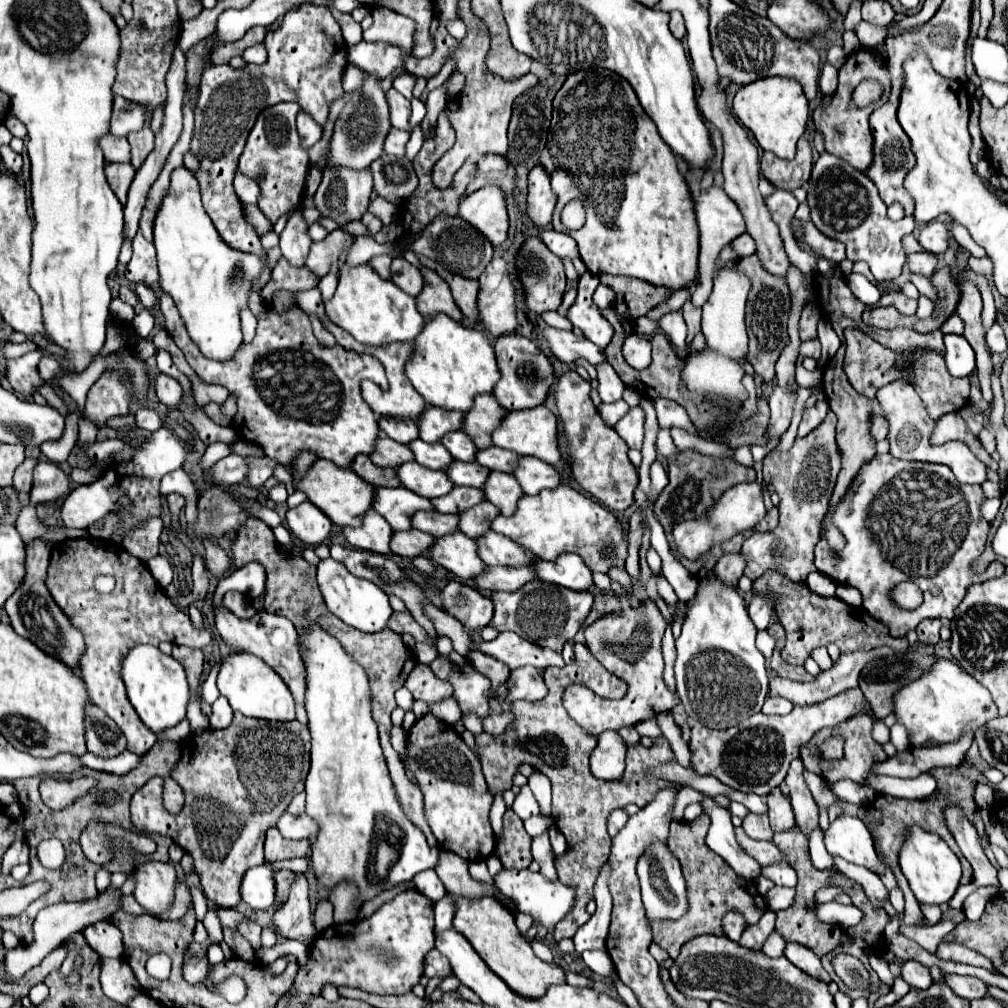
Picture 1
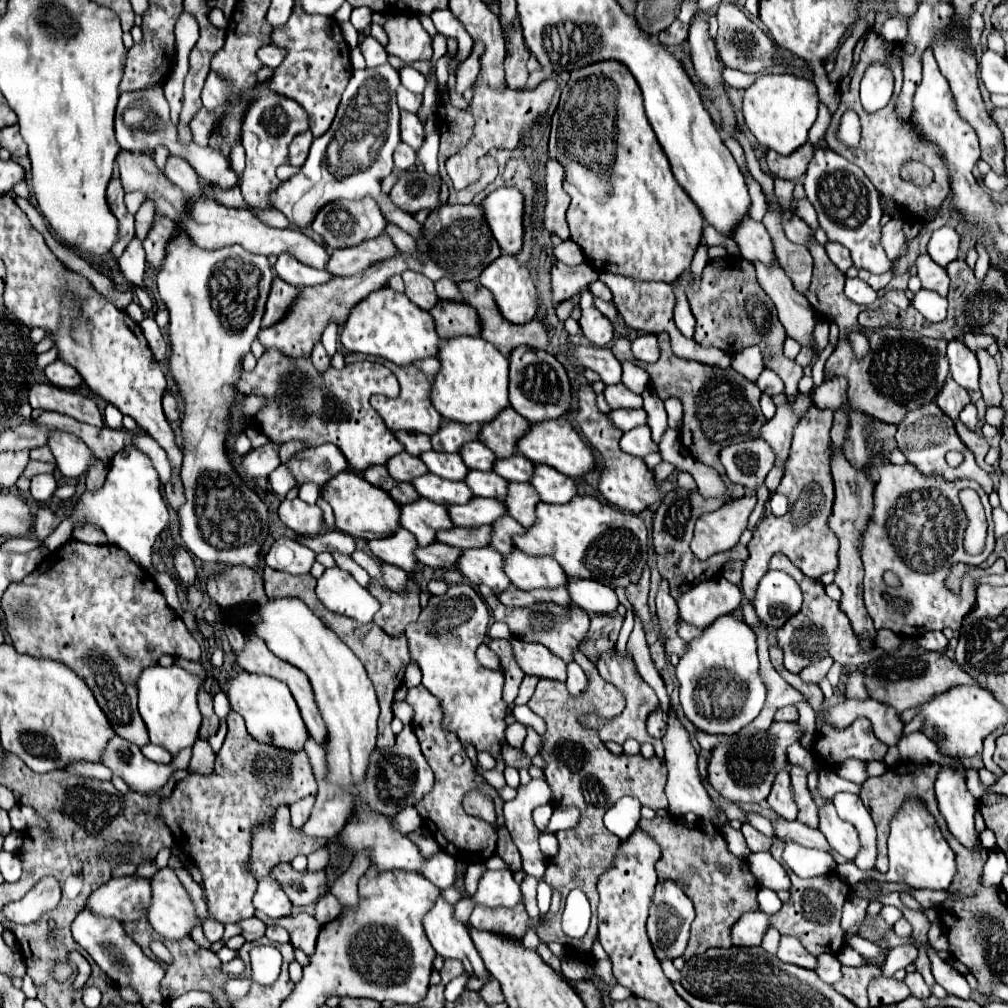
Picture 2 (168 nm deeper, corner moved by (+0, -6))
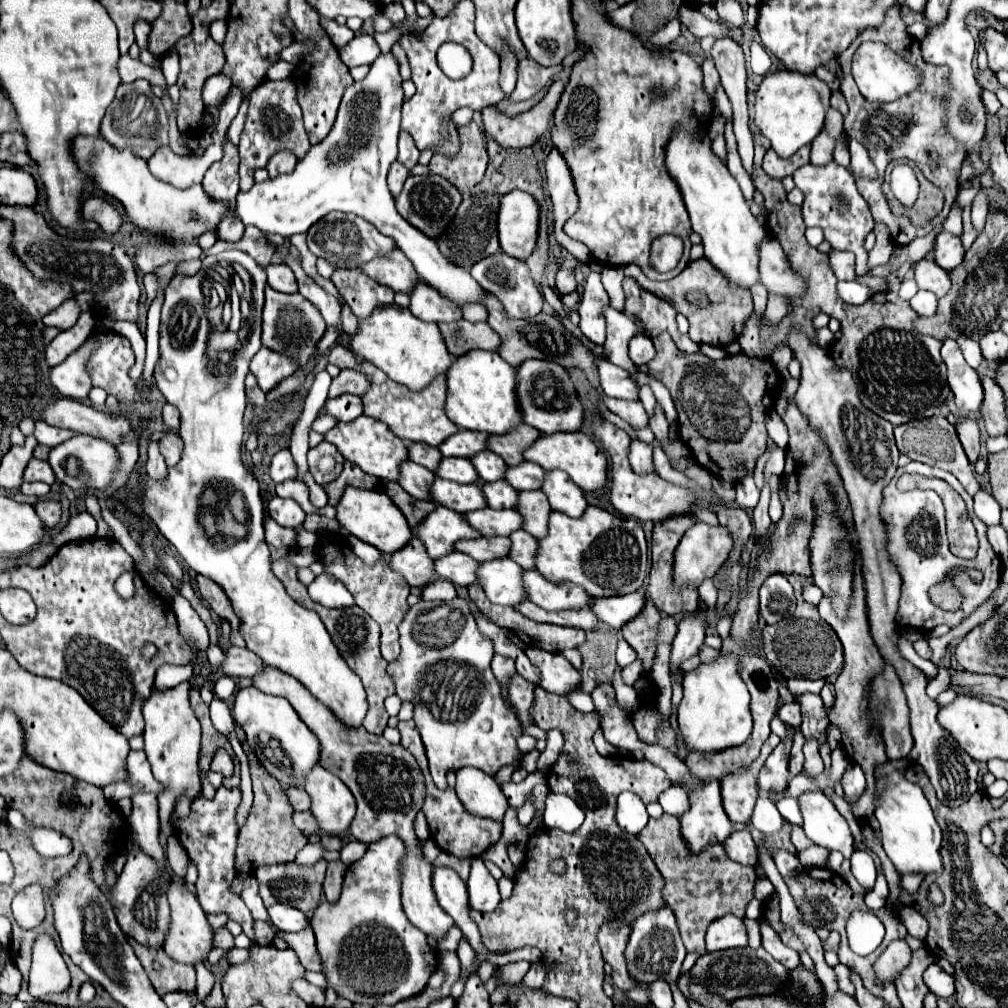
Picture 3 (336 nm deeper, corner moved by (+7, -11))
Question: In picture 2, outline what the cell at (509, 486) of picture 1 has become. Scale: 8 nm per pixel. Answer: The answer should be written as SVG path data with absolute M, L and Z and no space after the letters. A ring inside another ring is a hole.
M509 483L507 499L503 499L509 515L523 527L531 527L535 523L535 507L539 501L539 493L531 483Z

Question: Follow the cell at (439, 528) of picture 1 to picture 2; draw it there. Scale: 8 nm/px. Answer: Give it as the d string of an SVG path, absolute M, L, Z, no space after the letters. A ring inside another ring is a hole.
M483 525L483 527L453 527L449 531L439 531L437 541L443 541L451 547L459 547L459 549L473 549L473 547L487 547L491 543L491 525Z

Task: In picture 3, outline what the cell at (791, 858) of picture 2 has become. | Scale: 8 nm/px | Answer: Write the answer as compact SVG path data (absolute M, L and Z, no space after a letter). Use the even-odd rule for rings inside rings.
M758 798L754 814L752 814L752 824L760 832L774 834L774 832L780 830L780 824L784 824L784 818L780 816L774 800L770 800L770 798Z

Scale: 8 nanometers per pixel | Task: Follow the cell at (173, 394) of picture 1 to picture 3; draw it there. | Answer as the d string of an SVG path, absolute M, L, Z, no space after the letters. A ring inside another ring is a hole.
M166 404L166 406L164 406L162 420L164 420L166 428L168 428L168 430L172 430L172 432L176 432L176 430L178 430L178 426L180 426L180 416L178 416L178 410L176 410L174 406L170 406L170 404Z

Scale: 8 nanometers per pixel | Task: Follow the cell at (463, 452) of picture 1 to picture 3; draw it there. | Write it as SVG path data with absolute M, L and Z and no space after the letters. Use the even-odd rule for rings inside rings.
M484 450L484 452L478 452L476 456L470 458L472 466L476 468L478 476L484 480L484 482L496 482L496 480L502 480L504 478L504 470L506 470L506 464L504 460L490 452L490 450Z

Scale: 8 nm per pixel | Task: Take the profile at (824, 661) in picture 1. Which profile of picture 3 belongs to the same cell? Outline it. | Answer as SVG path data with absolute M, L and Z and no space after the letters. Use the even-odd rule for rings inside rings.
M792 678L786 684L788 684L790 694L796 698L798 694L804 694L804 692L820 692L822 686L826 684L826 680L824 678L820 678L820 680L796 680L796 678Z

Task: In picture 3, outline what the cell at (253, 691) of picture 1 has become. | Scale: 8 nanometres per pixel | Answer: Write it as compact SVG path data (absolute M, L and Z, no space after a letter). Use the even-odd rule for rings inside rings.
M254 686L238 690L232 704L232 718L248 736L248 744L254 750L260 764L282 784L302 786L308 770L318 762L320 744L308 726L298 718L296 710L282 696L272 696L256 690Z

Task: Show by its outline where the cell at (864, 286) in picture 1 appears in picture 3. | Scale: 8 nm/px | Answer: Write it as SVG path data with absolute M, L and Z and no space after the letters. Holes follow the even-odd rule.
M858 280L852 282L838 282L838 296L846 302L846 304L854 304L860 306L870 298L870 290L860 284Z

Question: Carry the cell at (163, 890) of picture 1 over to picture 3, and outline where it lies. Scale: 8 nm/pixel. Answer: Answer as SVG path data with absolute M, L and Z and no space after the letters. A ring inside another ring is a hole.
M172 882L168 888L168 902L170 902L170 928L168 928L168 936L164 938L164 952L170 958L184 964L204 962L208 958L208 952L212 950L212 928L196 896L188 892L184 884Z

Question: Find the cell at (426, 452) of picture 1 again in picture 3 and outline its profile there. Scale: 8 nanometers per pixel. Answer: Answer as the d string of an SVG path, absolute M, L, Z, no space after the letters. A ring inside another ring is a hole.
M442 458L436 472L438 478L446 478L446 480L454 480L458 484L472 484L478 480L476 472L472 470L470 460L466 458Z

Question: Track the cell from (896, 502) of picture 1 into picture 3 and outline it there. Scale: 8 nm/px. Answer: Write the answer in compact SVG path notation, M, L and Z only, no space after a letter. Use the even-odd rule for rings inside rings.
M910 462L908 466L898 468L892 482L884 488L884 500L882 500L882 506L880 506L880 518L884 518L886 536L888 536L886 550L888 550L890 562L898 568L898 572L902 576L902 582L904 582L902 584L900 608L898 608L898 622L902 622L906 630L912 628L912 630L918 630L918 632L924 632L926 624L928 624L928 632L932 628L936 628L938 624L946 624L946 626L954 628L956 624L960 624L962 618L966 618L976 606L980 606L998 588L1000 572L1002 572L1002 560L1000 560L1000 556L996 556L996 552L992 550L992 546L986 538L986 524L980 518L976 518L974 514L972 514L972 518L974 518L974 524L976 524L976 530L978 530L978 540L980 540L978 554L976 554L974 560L964 560L964 558L954 556L950 552L948 540L946 540L944 504L942 504L940 496L932 490L926 490L926 492L924 490L908 490L908 492L898 490L896 482L904 472L924 474L924 476L930 476L930 478L946 480L958 494L964 494L964 500L966 500L968 506L972 506L972 496L962 488L962 484L950 472L944 472L940 468L934 468L934 466L928 466L928 464L922 464L922 462ZM952 566L976 566L978 570L984 572L984 580L978 584L976 598L964 600L962 606L956 612L944 612L942 608L938 608L930 602L928 588L942 582L944 576L952 570Z

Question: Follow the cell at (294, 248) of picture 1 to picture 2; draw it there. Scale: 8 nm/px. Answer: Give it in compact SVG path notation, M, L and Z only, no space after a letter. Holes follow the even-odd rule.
M281 253L277 263L275 263L275 271L277 275L289 283L289 285L295 285L295 287L307 287L307 285L321 285L325 281L329 281L331 275L327 275L327 271L317 271L317 269L311 269L303 263L299 263L295 257L287 255L287 253Z

